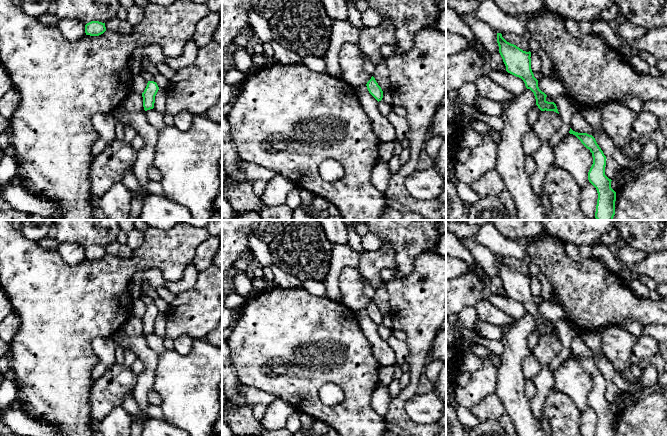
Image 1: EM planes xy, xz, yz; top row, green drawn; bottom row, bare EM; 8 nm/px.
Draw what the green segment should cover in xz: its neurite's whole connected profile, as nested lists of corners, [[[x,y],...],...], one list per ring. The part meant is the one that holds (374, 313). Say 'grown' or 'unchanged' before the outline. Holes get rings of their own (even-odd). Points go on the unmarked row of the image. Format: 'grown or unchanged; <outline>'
unchanged; [[[372,300],[371,303],[366,308],[369,317],[379,326],[383,322],[383,315],[381,311],[376,306],[375,302]]]

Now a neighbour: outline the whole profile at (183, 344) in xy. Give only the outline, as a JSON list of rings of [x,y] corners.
[[[182,335],[173,340],[174,350],[180,355],[187,355],[191,351],[193,338],[188,335]]]

